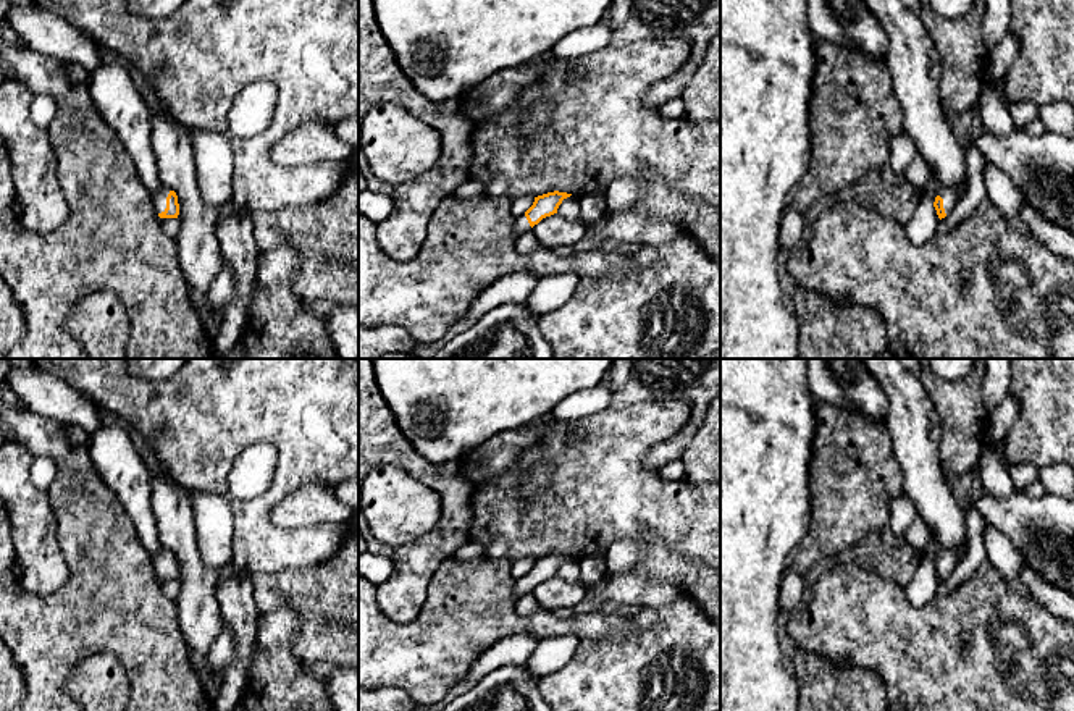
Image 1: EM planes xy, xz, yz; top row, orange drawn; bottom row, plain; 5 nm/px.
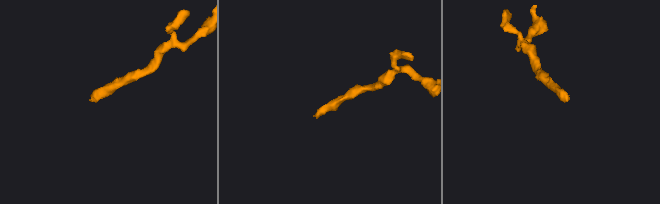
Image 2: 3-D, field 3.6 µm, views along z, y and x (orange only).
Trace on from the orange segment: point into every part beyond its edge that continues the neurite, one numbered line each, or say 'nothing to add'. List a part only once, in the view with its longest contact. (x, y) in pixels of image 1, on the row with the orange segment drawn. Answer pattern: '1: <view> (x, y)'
1: xy (159, 199)

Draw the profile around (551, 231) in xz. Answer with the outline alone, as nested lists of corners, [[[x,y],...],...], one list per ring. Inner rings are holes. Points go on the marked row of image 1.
[[[554,213],[543,218],[531,228],[539,246],[556,249],[559,246],[573,246],[586,231],[581,221],[570,221]]]

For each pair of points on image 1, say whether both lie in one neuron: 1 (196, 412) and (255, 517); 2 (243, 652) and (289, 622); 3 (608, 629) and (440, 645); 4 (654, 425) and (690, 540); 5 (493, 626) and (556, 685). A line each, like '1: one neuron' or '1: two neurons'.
1: one neuron
2: two neurons
3: one neuron
4: one neuron
5: two neurons

